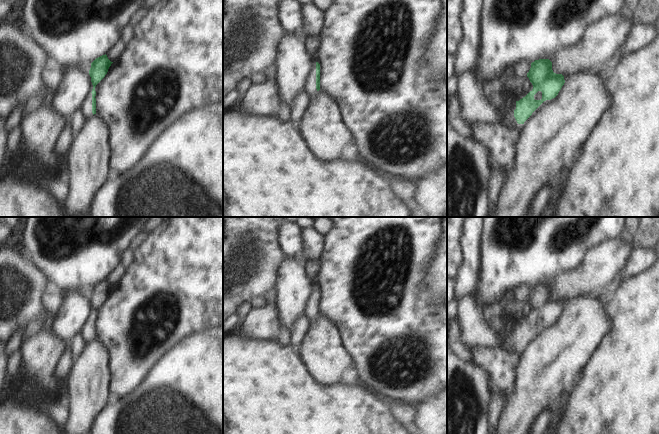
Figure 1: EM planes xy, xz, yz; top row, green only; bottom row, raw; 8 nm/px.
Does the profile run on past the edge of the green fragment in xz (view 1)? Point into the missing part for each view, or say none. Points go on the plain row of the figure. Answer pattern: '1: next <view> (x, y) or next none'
1: next xz (311, 307)

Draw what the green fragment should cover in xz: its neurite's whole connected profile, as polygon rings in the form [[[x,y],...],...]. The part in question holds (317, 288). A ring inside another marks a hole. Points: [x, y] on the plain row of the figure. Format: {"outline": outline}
{"outline": [[[314,283],[314,290],[308,302],[305,313],[309,316],[312,324],[320,314],[320,288]]]}

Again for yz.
{"outline": [[[539,283],[531,287],[527,301],[533,309],[533,313],[522,323],[516,325],[506,338],[499,336],[487,323],[483,315],[483,307],[474,299],[474,290],[459,301],[457,317],[460,324],[460,340],[465,348],[472,346],[486,346],[492,348],[502,344],[504,347],[522,354],[527,343],[536,338],[548,325],[555,322],[565,307],[562,298],[556,298],[552,294],[552,286],[549,283]]]}

